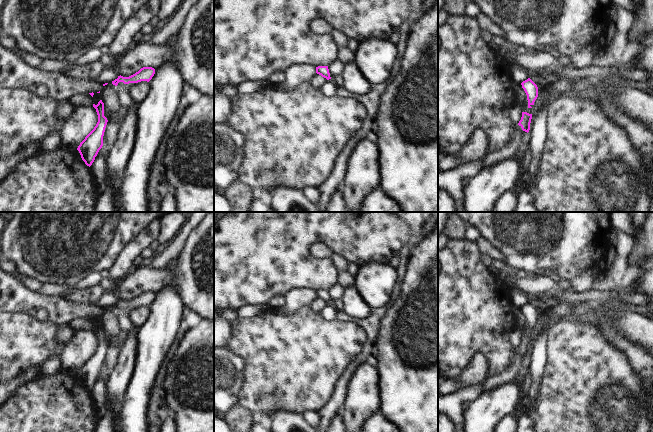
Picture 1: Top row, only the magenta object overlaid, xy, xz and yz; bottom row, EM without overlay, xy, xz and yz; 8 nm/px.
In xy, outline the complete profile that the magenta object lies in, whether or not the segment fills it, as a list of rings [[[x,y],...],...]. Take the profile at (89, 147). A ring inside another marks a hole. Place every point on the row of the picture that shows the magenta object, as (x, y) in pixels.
[[[100,100],[97,105],[93,104],[93,107],[96,109],[98,122],[77,148],[82,160],[89,167],[92,165],[99,150],[103,146],[103,136],[108,122],[107,118],[104,116],[104,103],[102,100]]]

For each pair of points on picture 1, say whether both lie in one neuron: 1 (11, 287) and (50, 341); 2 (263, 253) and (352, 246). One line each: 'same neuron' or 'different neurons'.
1: different neurons
2: same neuron

